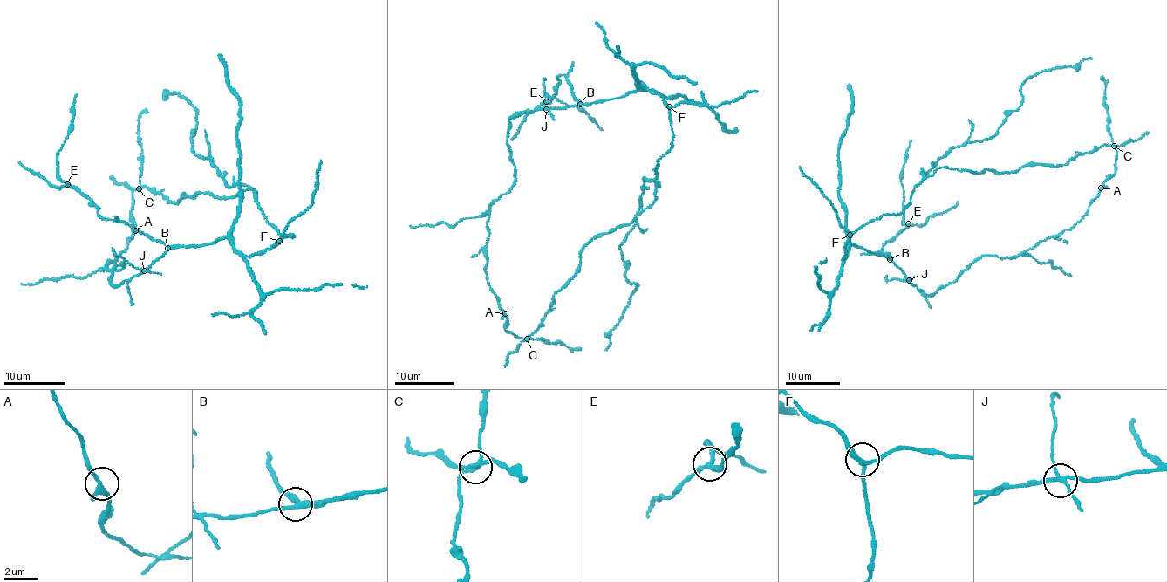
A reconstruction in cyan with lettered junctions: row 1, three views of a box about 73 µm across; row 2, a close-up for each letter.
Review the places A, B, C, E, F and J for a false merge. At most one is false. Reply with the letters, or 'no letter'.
J

